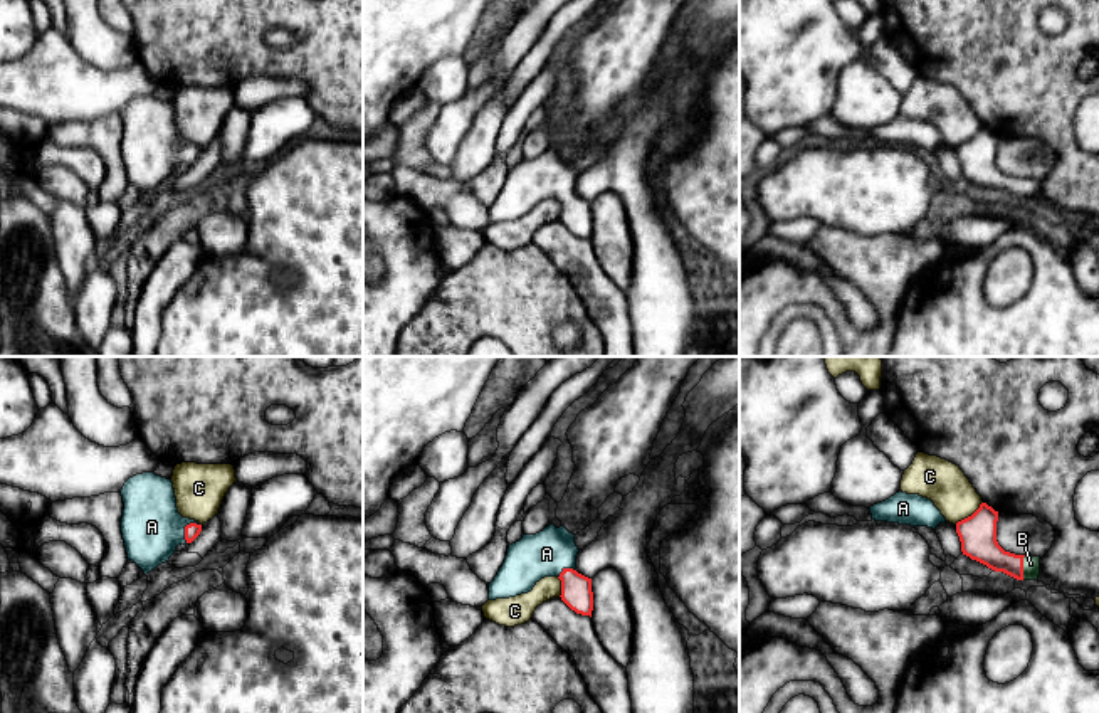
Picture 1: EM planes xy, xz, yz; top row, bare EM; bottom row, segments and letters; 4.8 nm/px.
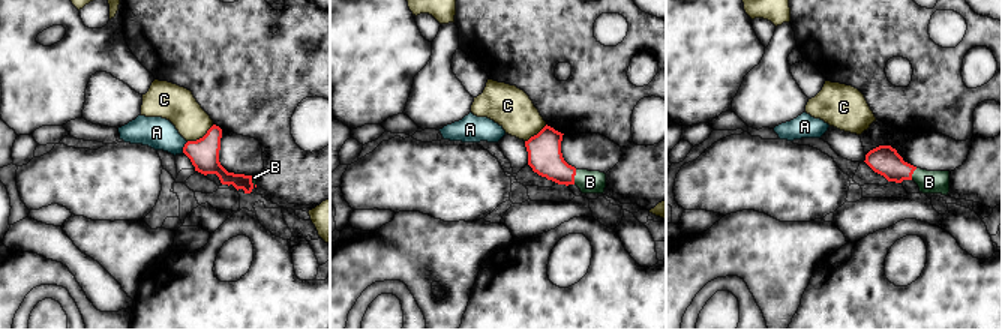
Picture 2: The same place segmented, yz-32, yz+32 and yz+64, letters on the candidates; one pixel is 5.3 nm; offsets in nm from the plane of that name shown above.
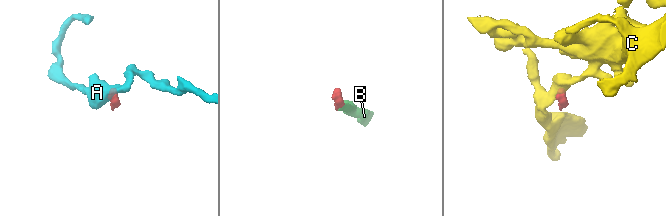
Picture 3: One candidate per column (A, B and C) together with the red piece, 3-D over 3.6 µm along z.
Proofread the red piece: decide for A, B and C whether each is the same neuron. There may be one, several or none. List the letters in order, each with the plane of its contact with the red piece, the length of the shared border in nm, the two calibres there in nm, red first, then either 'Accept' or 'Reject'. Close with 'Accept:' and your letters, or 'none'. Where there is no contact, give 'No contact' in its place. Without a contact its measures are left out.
A: Touches red in xy. Shared border 120 nm. Thickness 70 nm (red) against 300 nm. Accept
B: Touches red in yz. Shared border 120 nm. Thickness 180 nm (red) against 80 nm. Accept
C: Touches red in yz. Shared border 170 nm. Thickness 180 nm (red) against 200 nm. Reject
Accept: A, B

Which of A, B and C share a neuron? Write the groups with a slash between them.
A B / C

